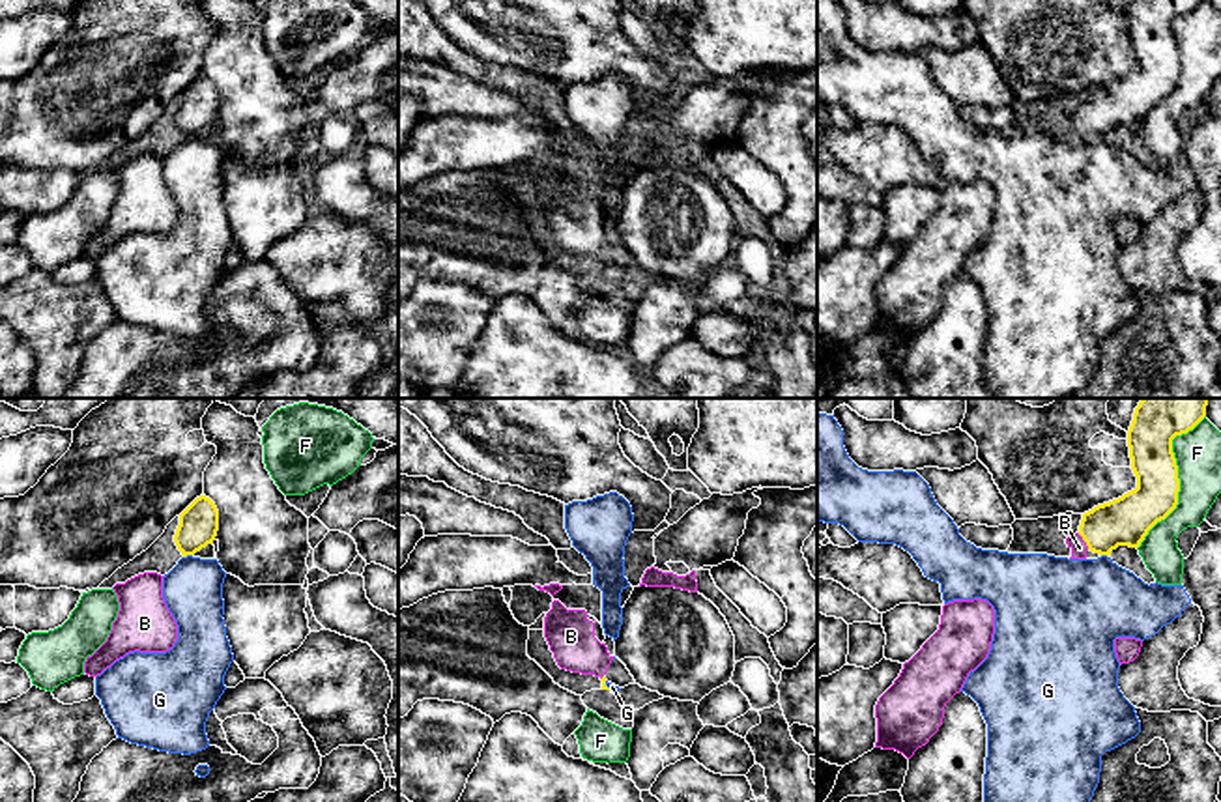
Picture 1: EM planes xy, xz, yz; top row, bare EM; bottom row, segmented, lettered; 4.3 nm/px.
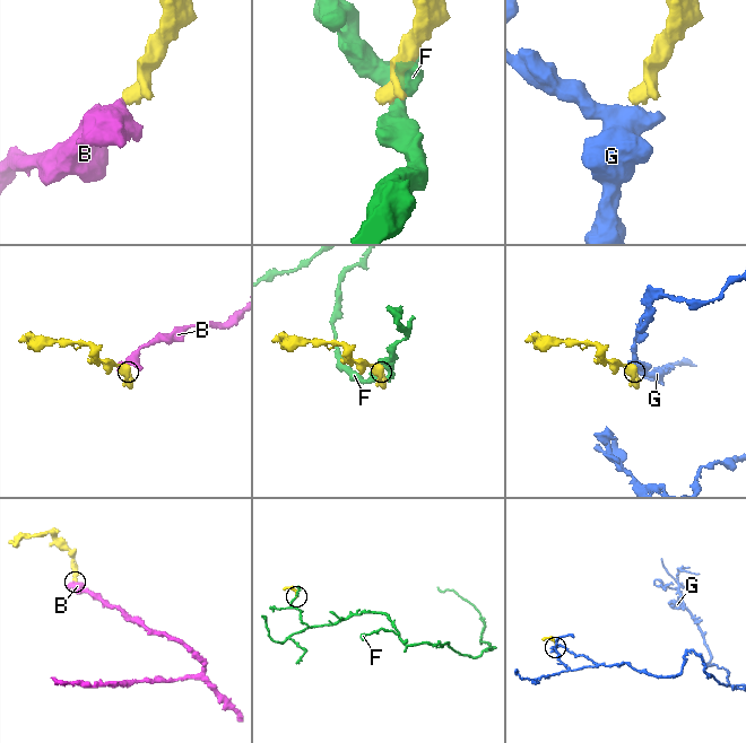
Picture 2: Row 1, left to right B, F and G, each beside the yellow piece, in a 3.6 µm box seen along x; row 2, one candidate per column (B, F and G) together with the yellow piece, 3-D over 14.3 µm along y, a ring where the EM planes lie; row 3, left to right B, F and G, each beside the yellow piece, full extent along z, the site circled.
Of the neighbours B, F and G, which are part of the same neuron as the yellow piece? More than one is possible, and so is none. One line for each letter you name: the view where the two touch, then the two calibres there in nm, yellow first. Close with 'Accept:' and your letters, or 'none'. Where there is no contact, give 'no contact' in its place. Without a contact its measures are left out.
B: meets yellow in yz; 200 nm thick on the yellow side, 70 nm on the other
Accept: B

